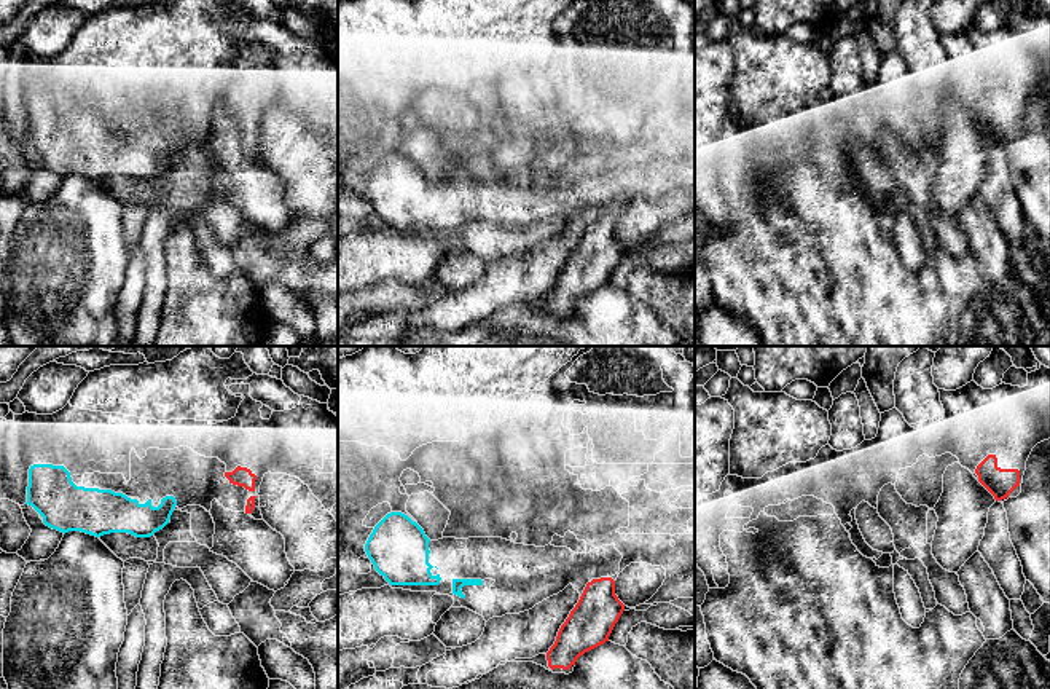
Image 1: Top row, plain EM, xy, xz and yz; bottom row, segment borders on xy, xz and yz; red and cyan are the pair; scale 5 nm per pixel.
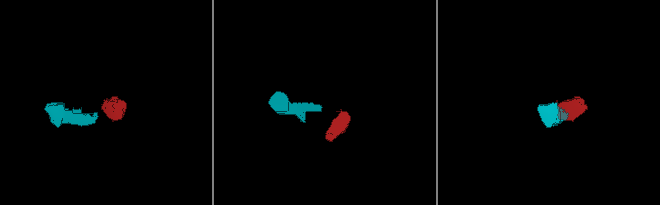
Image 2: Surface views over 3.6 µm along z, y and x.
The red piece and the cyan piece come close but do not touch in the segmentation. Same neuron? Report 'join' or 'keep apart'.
keep apart

